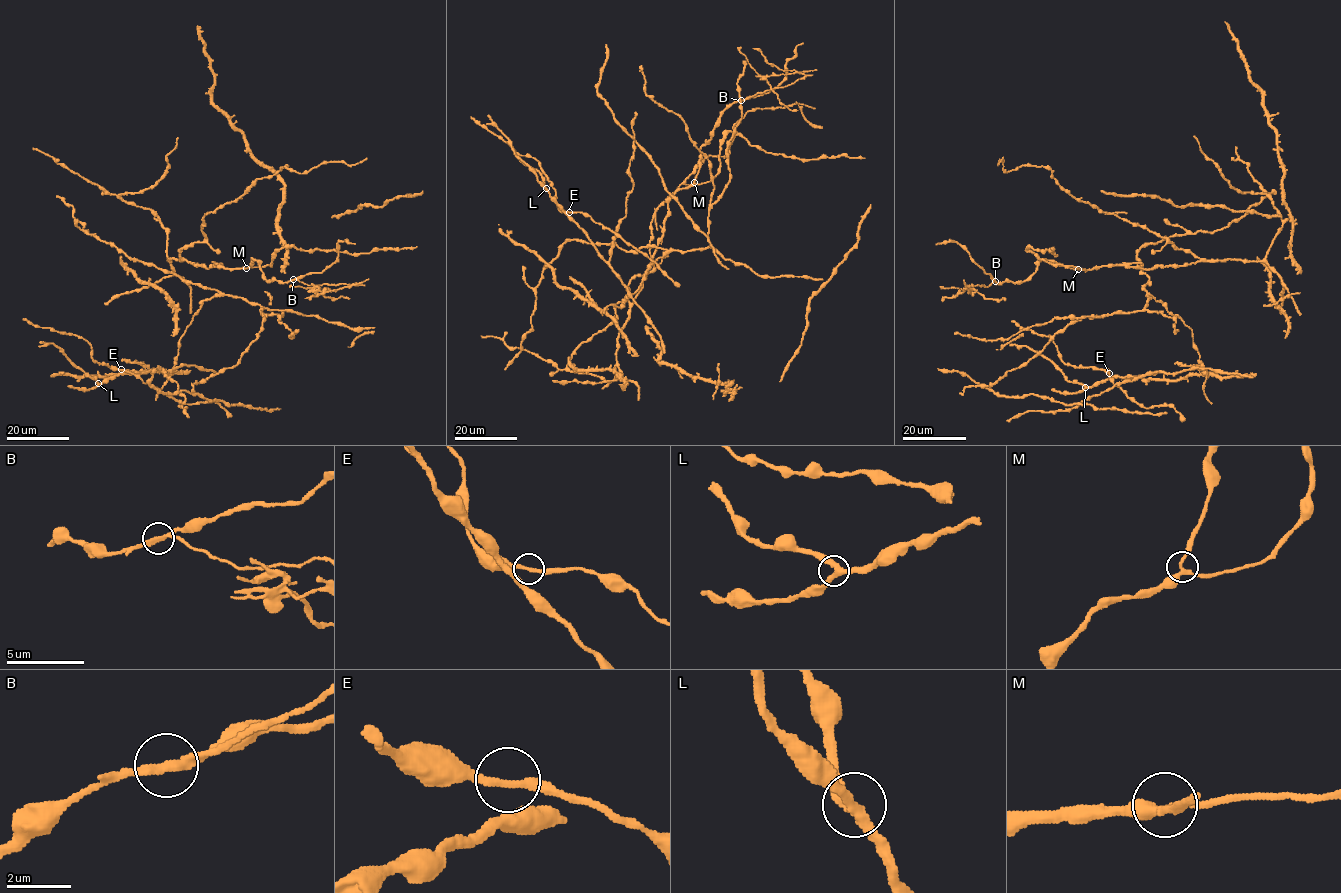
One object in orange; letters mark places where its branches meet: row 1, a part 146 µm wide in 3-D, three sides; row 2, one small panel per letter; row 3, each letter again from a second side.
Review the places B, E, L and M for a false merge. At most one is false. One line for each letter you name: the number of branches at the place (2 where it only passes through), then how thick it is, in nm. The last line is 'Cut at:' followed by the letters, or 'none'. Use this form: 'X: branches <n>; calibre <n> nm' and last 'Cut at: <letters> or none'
B: branches 3; calibre 200 nm
Cut at: B

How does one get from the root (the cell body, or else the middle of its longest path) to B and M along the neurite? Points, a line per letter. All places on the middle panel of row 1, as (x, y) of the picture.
B: (643, 276), (663, 234), (668, 199), (693, 183), (699, 167), (699, 148), (710, 139), (720, 115), (741, 101)
M: (643, 276), (663, 234), (668, 199), (694, 182)

